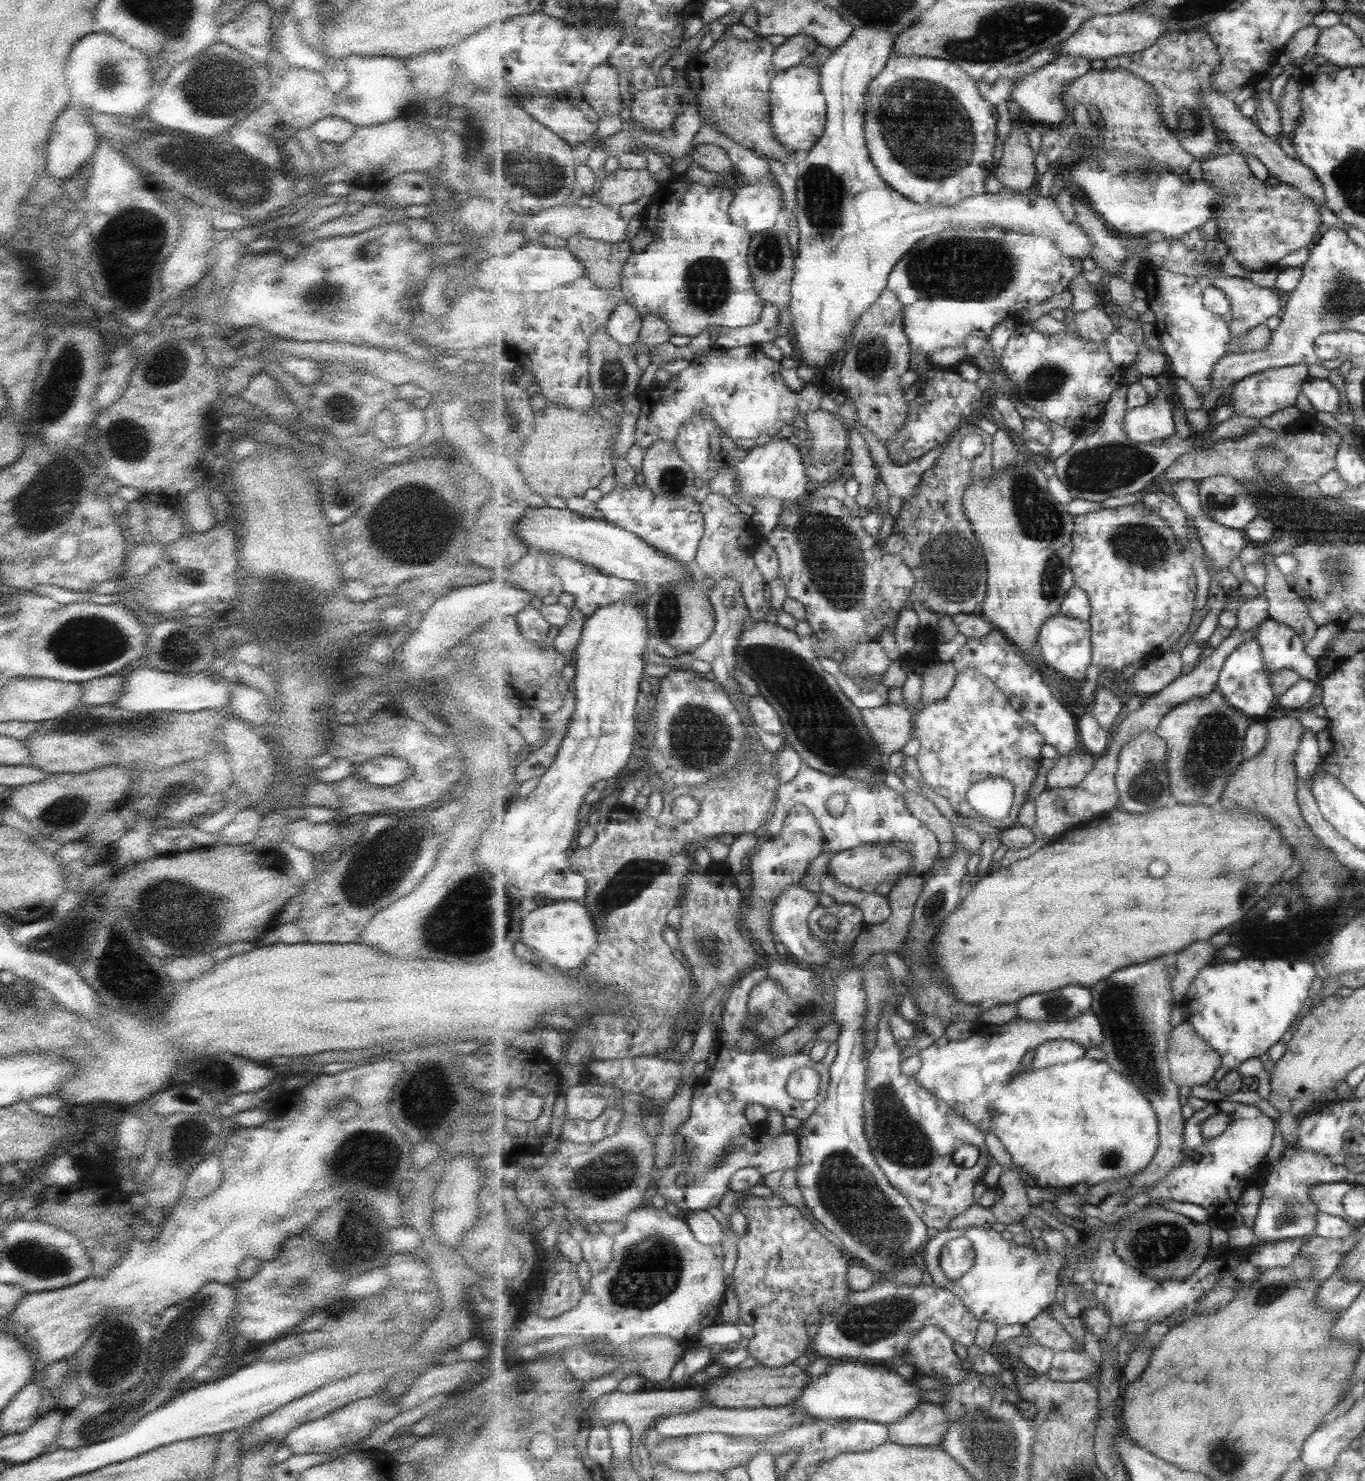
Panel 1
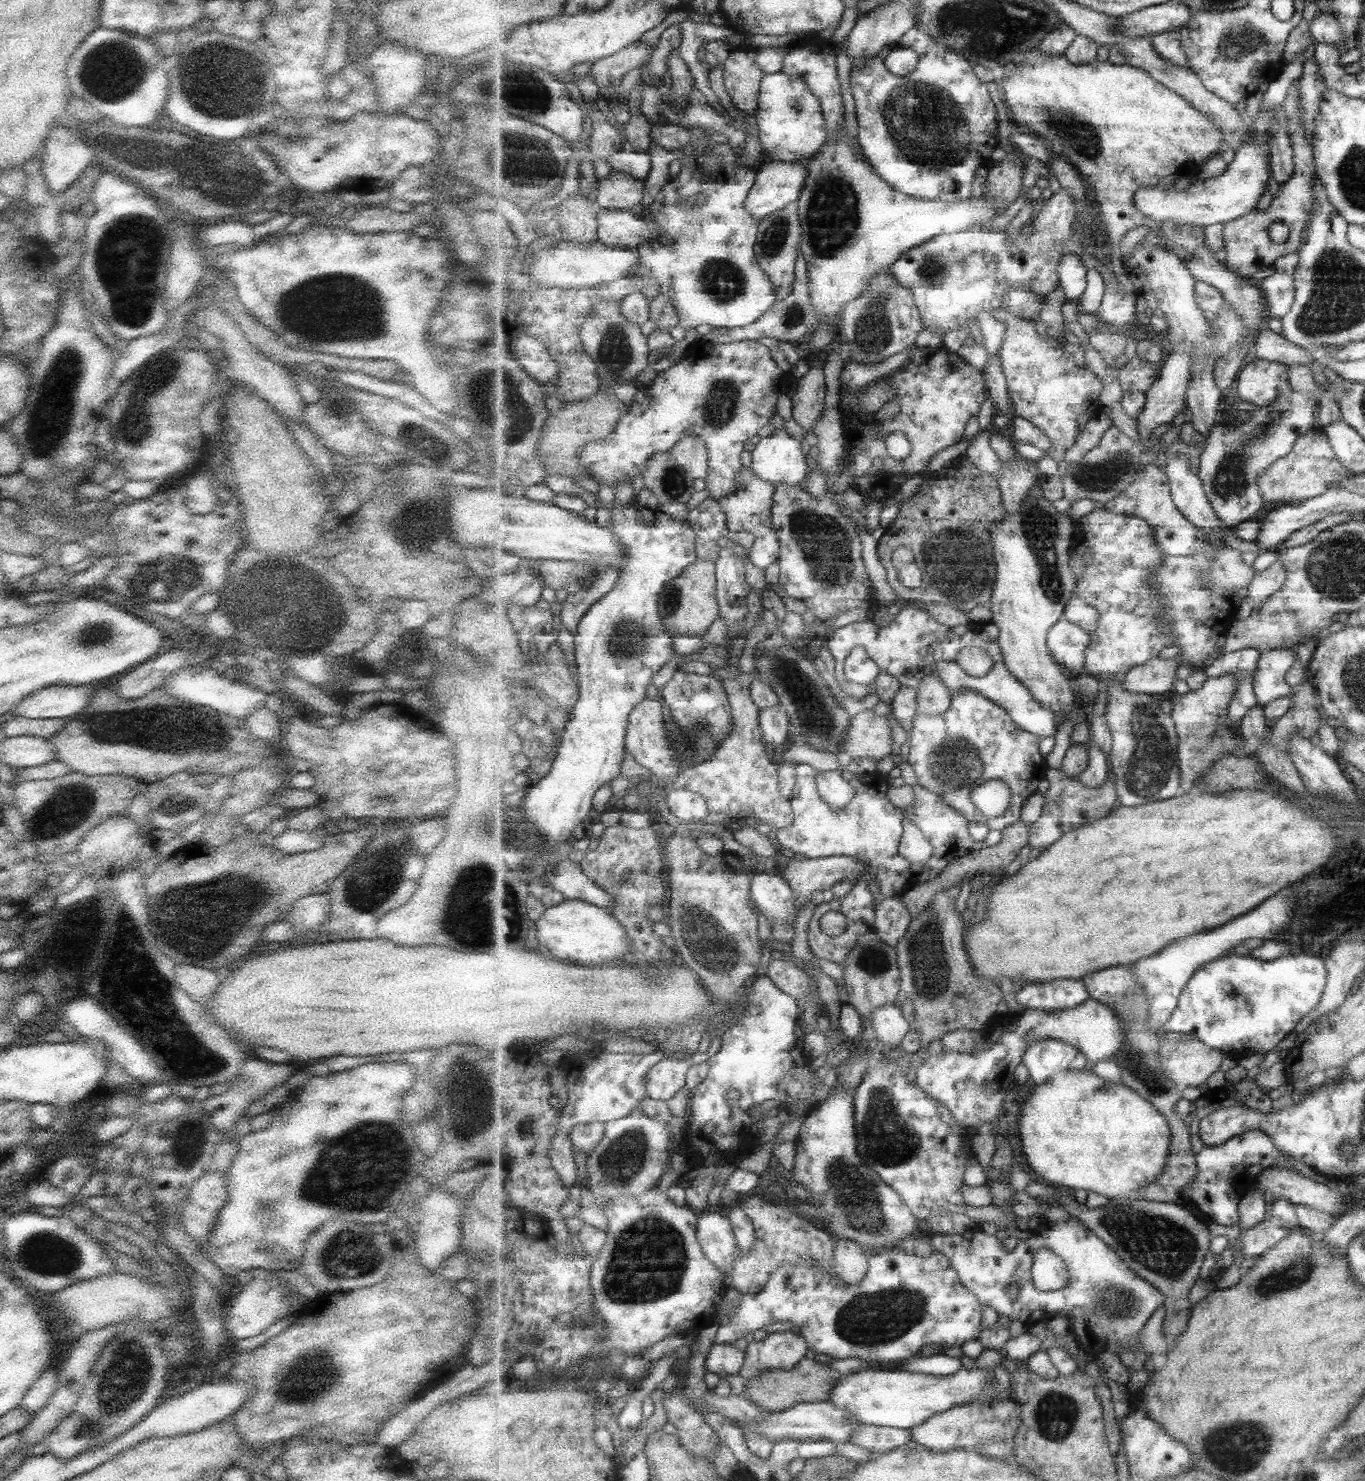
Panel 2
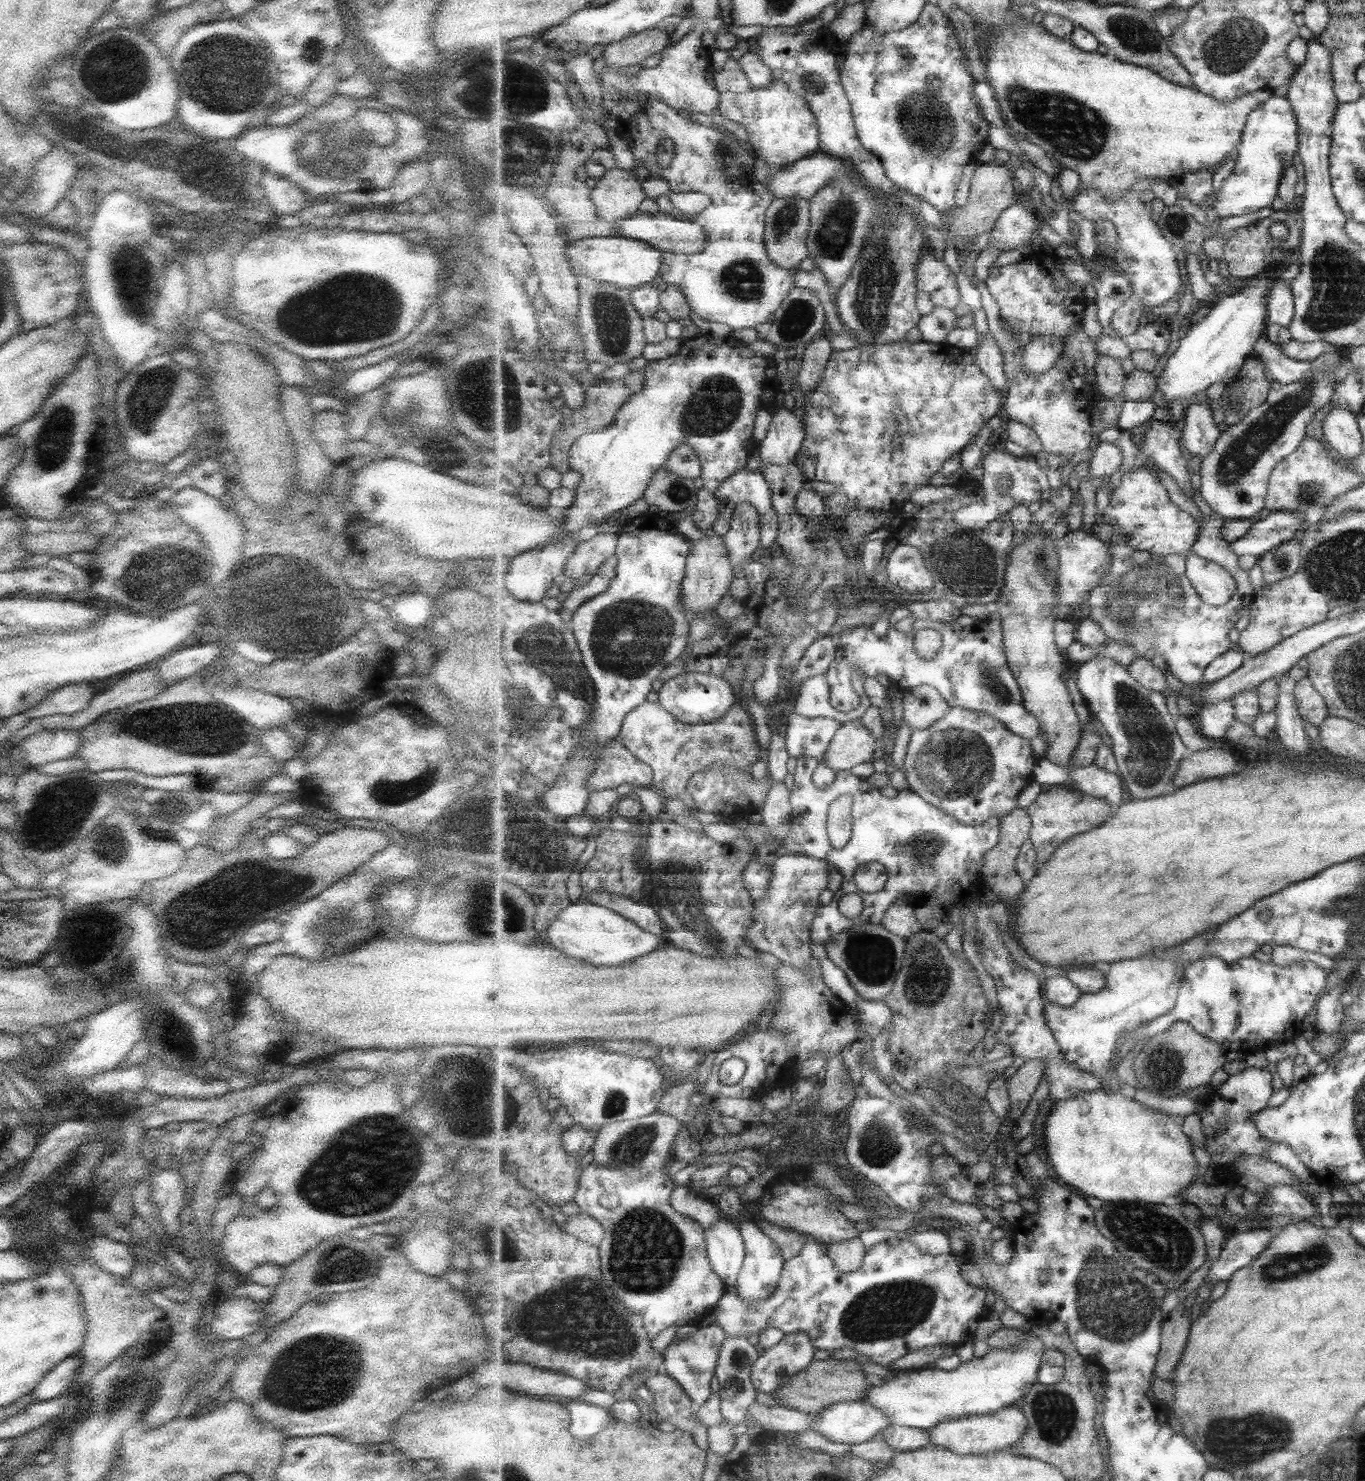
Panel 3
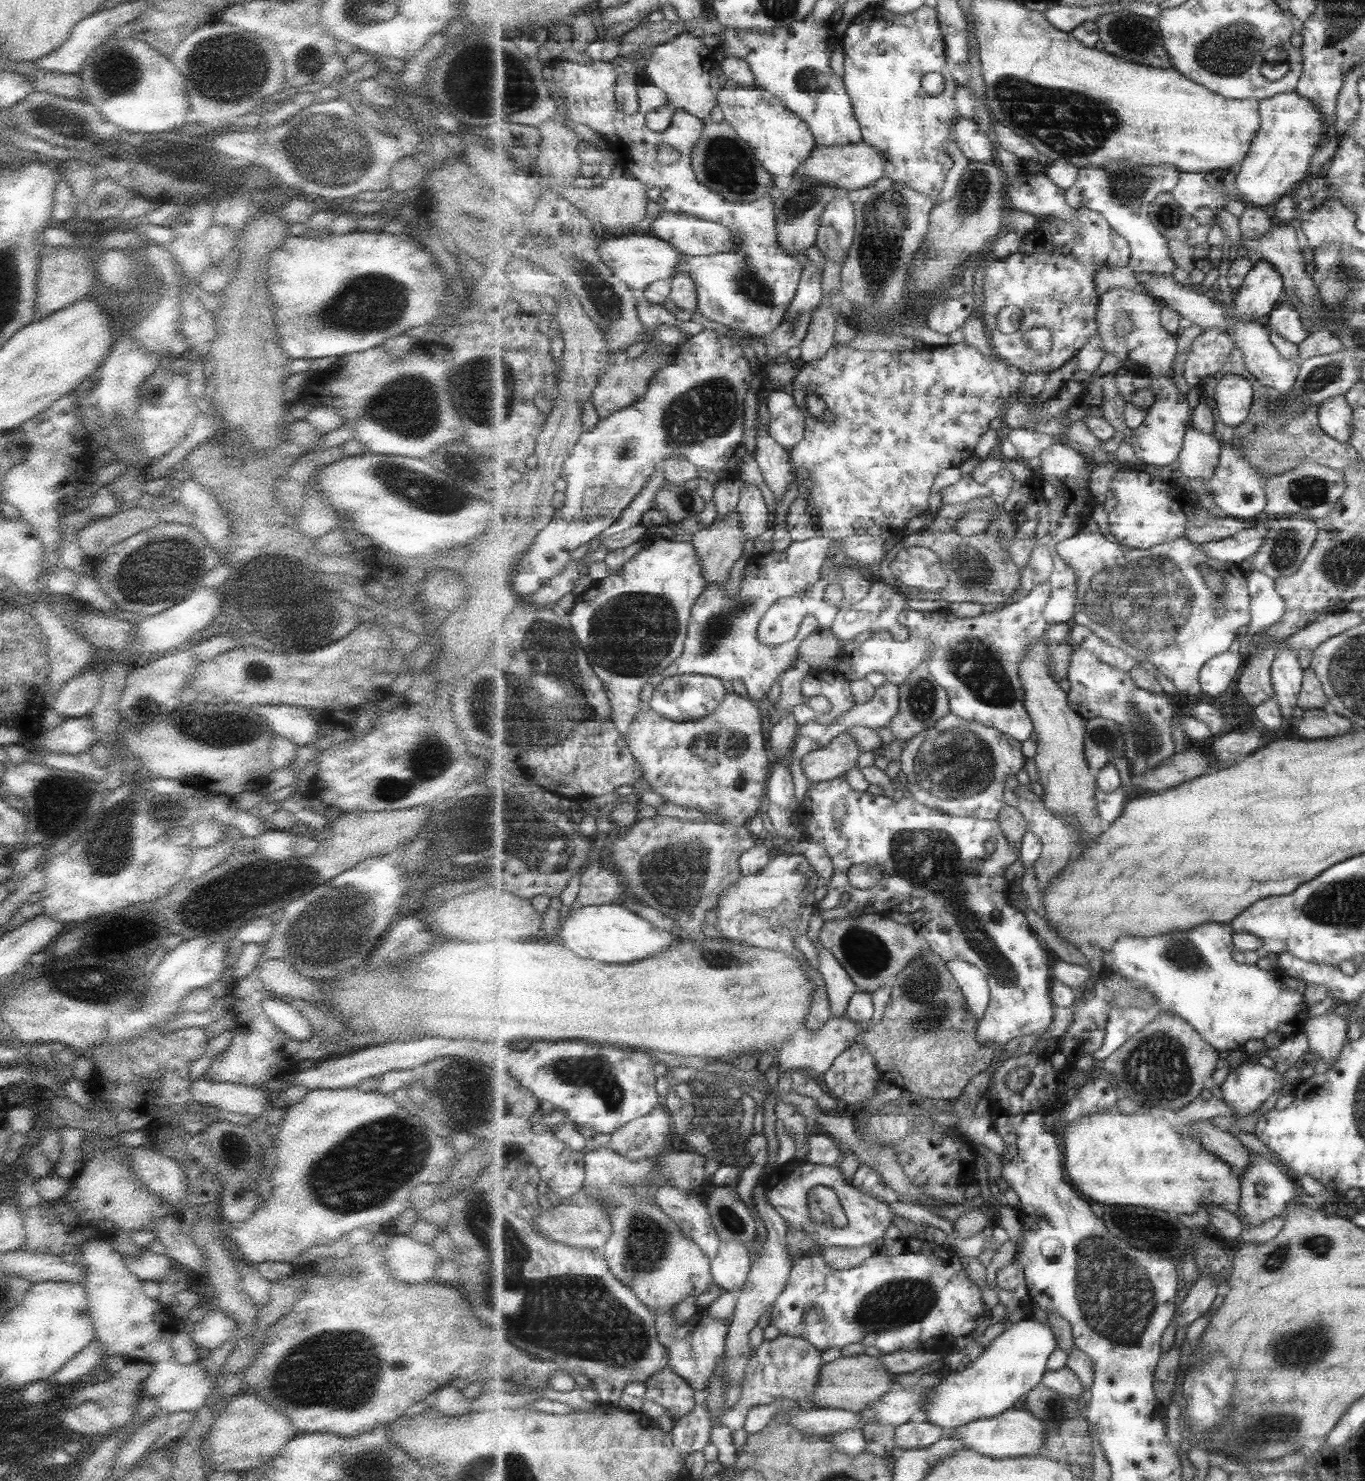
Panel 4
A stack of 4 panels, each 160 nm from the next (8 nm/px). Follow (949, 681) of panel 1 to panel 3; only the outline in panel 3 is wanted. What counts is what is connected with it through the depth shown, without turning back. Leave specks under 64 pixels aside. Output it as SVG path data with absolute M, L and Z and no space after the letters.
M921 685L903 691L902 720L913 730L928 729L950 710L950 703L934 686Z

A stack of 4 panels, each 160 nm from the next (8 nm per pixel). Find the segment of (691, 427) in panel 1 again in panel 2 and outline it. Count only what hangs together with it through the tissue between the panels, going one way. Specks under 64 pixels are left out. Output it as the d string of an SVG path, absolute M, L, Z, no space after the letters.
M695 436L683 438L670 452L674 461L693 478L705 480L708 475L709 451L703 439Z

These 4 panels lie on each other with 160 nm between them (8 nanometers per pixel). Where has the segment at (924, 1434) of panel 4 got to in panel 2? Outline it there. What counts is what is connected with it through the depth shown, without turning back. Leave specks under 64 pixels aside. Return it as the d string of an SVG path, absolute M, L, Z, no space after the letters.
M861 1425L850 1440L851 1443L863 1445L874 1454L891 1452L900 1446L910 1444L912 1441L911 1429L873 1425Z

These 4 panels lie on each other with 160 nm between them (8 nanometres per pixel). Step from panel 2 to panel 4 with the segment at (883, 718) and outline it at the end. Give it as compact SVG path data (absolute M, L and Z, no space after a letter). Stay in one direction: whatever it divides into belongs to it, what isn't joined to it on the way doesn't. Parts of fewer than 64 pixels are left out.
M847 731L838 734L827 746L803 755L802 771L810 782L825 782L853 769L861 750Z

